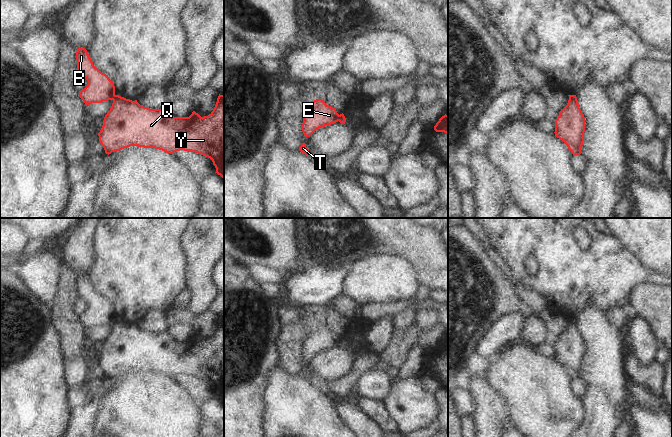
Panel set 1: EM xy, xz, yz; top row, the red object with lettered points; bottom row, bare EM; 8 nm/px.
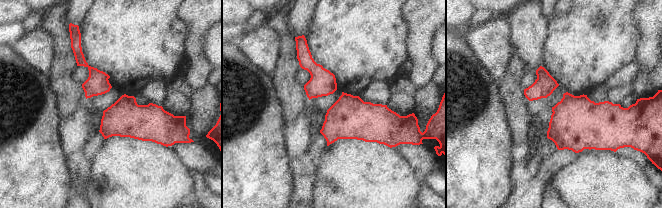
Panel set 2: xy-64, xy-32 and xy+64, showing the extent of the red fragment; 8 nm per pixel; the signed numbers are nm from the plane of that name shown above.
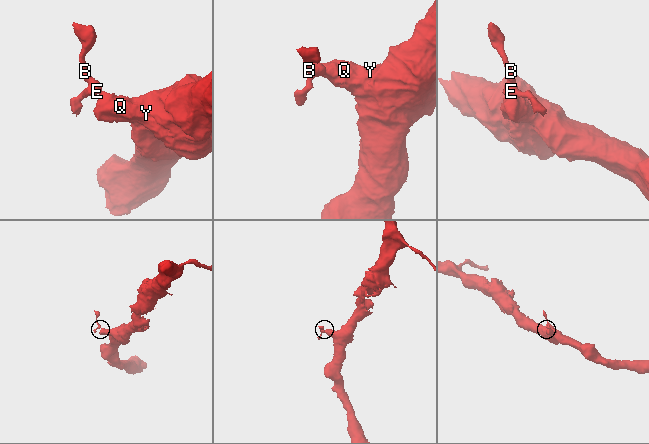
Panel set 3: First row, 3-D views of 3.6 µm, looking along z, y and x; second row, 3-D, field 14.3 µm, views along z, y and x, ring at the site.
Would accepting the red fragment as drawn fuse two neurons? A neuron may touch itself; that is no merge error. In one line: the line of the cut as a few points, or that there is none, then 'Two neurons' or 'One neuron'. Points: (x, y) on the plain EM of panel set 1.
Split along xz (339, 339), (337, 344). Two neurons

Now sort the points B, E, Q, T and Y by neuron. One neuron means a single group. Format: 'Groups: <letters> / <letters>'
Groups: B E T / Q Y

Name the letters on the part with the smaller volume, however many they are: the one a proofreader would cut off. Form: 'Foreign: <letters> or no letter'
Foreign: B, E, T

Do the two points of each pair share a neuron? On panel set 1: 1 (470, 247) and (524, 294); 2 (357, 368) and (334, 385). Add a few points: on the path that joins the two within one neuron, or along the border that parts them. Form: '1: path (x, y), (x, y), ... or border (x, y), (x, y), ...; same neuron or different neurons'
1: border (514, 287), (517, 296), (528, 307); different neurons
2: path (352, 374), (340, 385); same neuron

